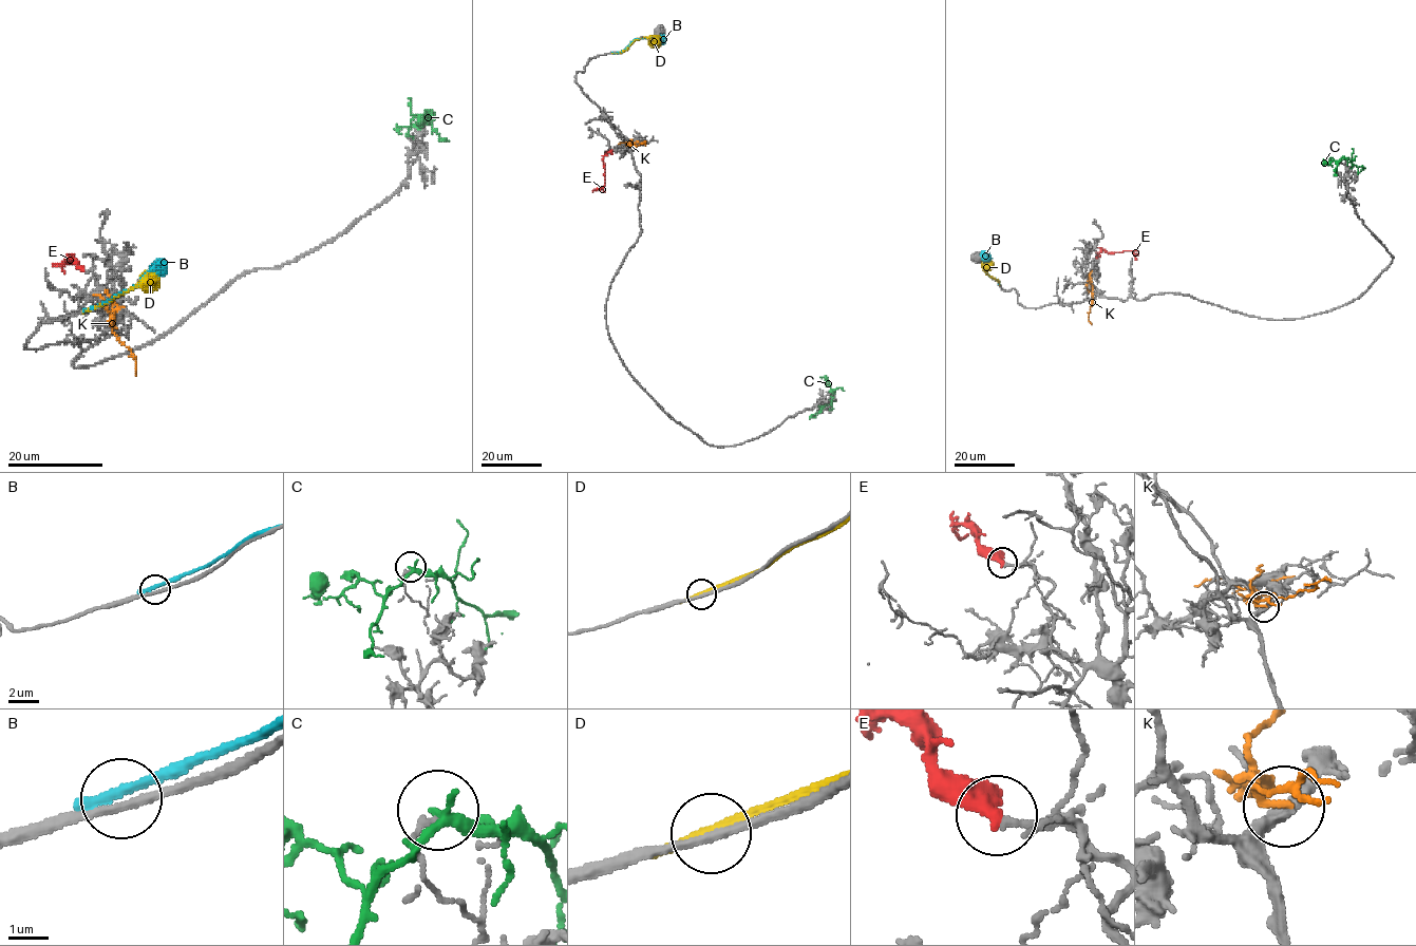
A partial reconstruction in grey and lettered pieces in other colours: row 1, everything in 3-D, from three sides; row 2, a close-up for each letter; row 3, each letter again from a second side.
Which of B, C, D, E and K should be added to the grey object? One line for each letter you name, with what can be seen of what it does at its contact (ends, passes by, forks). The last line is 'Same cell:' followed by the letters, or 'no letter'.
E: It ends there
Same cell: E

